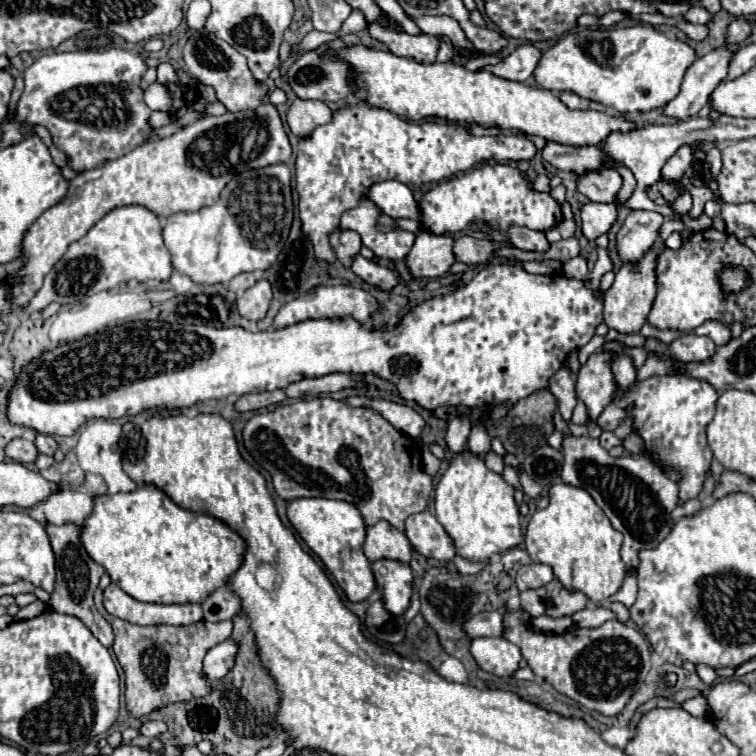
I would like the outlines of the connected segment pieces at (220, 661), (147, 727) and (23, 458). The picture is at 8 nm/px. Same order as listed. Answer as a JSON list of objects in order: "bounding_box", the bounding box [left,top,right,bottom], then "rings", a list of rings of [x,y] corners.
[{"bounding_box":[202,640,238,682],"rings":[[[226,640],[222,644],[216,644],[216,648],[210,648],[204,656],[204,664],[202,664],[202,672],[204,676],[212,682],[212,680],[220,680],[222,676],[226,676],[226,672],[232,668],[234,658],[236,658],[238,646],[232,640]]]},{"bounding_box":[140,720,166,738],"rings":[[[148,720],[148,722],[144,722],[142,728],[140,728],[140,732],[142,732],[144,736],[148,736],[148,738],[160,736],[164,730],[166,730],[166,724],[164,724],[162,720]]]},{"bounding_box":[6,438,38,464],"rings":[[[14,438],[14,440],[8,442],[8,446],[6,446],[6,456],[12,458],[12,460],[16,460],[16,462],[28,464],[28,462],[34,462],[34,460],[36,460],[38,450],[36,450],[34,442],[24,440],[24,438]]]}]

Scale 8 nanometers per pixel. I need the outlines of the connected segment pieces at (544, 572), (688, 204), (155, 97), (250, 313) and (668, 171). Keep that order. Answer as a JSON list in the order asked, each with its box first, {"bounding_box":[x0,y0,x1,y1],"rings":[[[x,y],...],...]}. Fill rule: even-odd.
[{"bounding_box":[516,564,554,590],"rings":[[[528,564],[522,566],[516,574],[516,586],[518,590],[528,590],[528,588],[542,588],[554,578],[552,568],[546,564]]]},{"bounding_box":[672,192,692,219],"rings":[[[684,192],[684,194],[682,194],[680,198],[677,198],[672,204],[672,210],[676,215],[675,219],[686,214],[686,212],[690,212],[690,208],[692,208],[692,198],[690,198],[688,192]]]},{"bounding_box":[144,80,172,114],"rings":[[[158,80],[144,90],[144,104],[148,104],[150,110],[162,110],[168,114],[172,112],[172,96],[168,94],[168,88]]]},{"bounding_box":[238,280,272,320],"rings":[[[258,280],[238,298],[238,312],[248,320],[262,320],[272,300],[272,288],[268,280]]]},{"bounding_box":[662,144,692,180],"rings":[[[688,144],[680,146],[678,152],[664,164],[662,176],[664,180],[678,180],[692,164],[692,148]]]}]

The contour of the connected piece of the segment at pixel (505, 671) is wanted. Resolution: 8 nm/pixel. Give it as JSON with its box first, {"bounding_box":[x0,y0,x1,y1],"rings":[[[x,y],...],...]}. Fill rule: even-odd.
{"bounding_box":[470,638,520,676],"rings":[[[474,638],[470,652],[478,666],[496,676],[512,676],[520,666],[520,650],[506,638]]]}

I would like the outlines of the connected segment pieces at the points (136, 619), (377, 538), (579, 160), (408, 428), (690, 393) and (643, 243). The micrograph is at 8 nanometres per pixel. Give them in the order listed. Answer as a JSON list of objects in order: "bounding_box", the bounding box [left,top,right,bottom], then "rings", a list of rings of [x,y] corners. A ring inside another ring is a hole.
[{"bounding_box":[104,584,202,624],"rings":[[[110,584],[104,590],[104,608],[126,622],[132,624],[192,624],[202,618],[200,604],[146,604],[128,596],[118,584]]]},{"bounding_box":[364,520,412,562],"rings":[[[380,520],[374,526],[368,526],[366,530],[364,554],[370,562],[380,560],[380,558],[410,562],[412,546],[398,528],[392,528],[392,524]]]},{"bounding_box":[542,140,606,174],"rings":[[[546,140],[542,152],[544,160],[552,166],[576,174],[596,170],[606,160],[600,148],[568,148],[568,144],[552,144],[552,140]]]},{"bounding_box":[344,396,424,438],"rings":[[[350,396],[344,400],[348,406],[372,406],[374,410],[378,410],[390,424],[394,424],[394,428],[398,428],[400,432],[404,432],[410,438],[418,438],[422,428],[424,428],[424,418],[410,406],[406,404],[398,404],[398,402],[388,402],[382,398],[366,398],[366,396]]]},{"bounding_box":[598,374,718,502],"rings":[[[680,374],[652,376],[644,382],[636,382],[620,402],[608,404],[598,418],[598,426],[602,430],[616,430],[616,426],[630,416],[634,420],[634,432],[638,432],[646,442],[644,454],[656,460],[662,468],[682,472],[678,486],[680,500],[686,502],[698,496],[704,484],[704,472],[710,470],[712,450],[706,442],[706,426],[714,416],[716,400],[718,392],[704,380],[686,378]],[[628,406],[630,410],[626,410]]]},{"bounding_box":[616,210,662,264],"rings":[[[634,210],[626,216],[616,234],[616,252],[624,264],[636,264],[636,260],[658,242],[658,228],[662,222],[662,214],[648,210]]]}]

